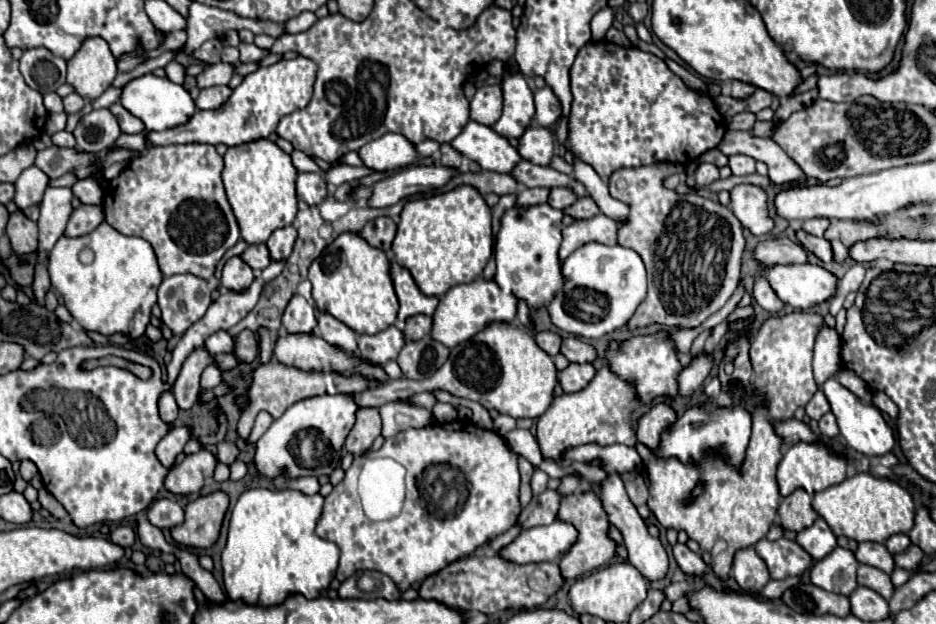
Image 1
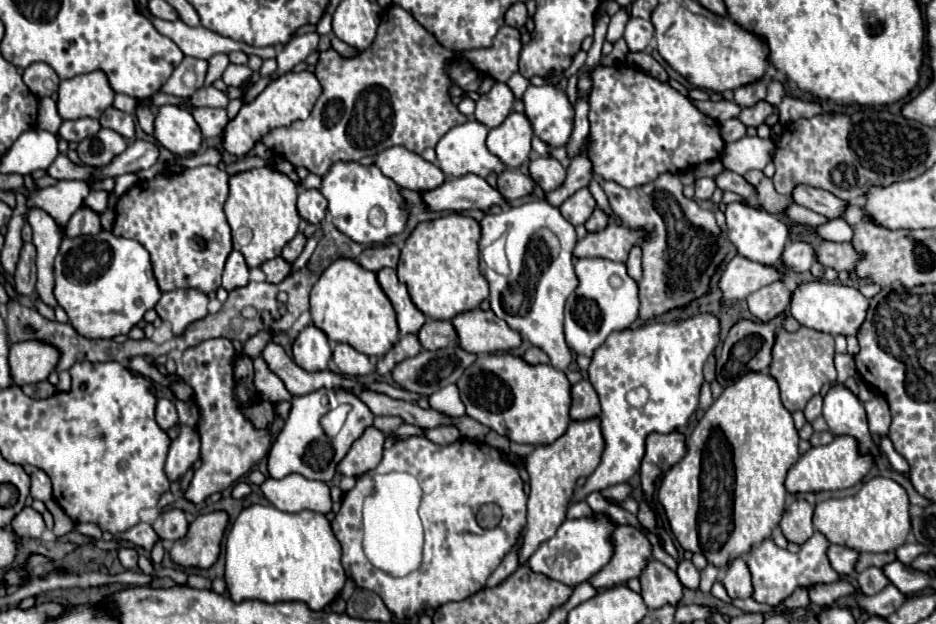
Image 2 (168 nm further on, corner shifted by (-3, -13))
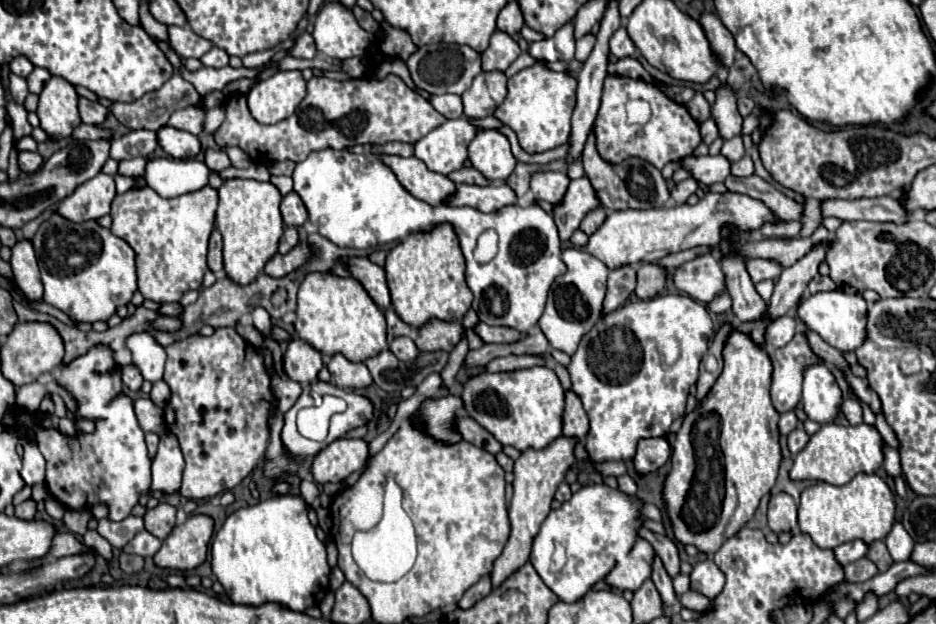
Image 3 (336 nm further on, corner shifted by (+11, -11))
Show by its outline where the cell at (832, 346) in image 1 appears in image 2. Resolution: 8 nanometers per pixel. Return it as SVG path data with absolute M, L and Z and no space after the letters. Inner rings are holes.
M816 395L808 401L808 405L804 409L804 417L806 417L808 423L812 423L816 417L820 417L820 413L822 413L822 397Z

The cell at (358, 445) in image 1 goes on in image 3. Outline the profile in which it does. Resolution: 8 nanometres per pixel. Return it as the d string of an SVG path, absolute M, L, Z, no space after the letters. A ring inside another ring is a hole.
M336 439L312 461L312 475L318 483L340 483L350 473L360 471L368 459L364 439Z

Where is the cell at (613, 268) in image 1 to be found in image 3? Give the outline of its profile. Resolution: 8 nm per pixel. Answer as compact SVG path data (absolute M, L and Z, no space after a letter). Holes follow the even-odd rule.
M582 247L566 249L562 253L562 259L568 269L552 285L544 315L540 319L540 329L544 331L546 339L550 341L554 349L564 351L566 355L574 355L580 343L580 337L586 335L586 331L590 331L598 323L598 319L602 319L604 315L602 303L606 297L608 267Z

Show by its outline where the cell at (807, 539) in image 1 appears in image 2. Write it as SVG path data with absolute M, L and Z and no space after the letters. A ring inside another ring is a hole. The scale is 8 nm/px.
M830 545L828 547L828 559L830 559L832 567L838 573L852 575L854 573L854 567L858 563L858 551L848 549L848 547L840 547L840 545Z

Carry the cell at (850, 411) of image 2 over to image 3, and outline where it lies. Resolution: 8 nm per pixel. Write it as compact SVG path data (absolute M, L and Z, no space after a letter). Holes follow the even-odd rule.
M814 365L806 369L802 401L808 419L820 425L834 423L838 419L844 401L842 389L826 365Z

